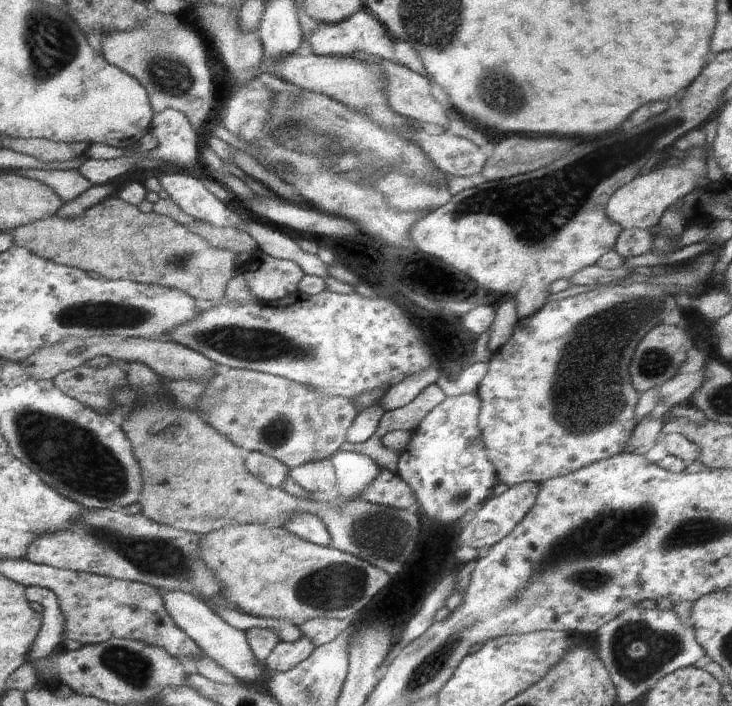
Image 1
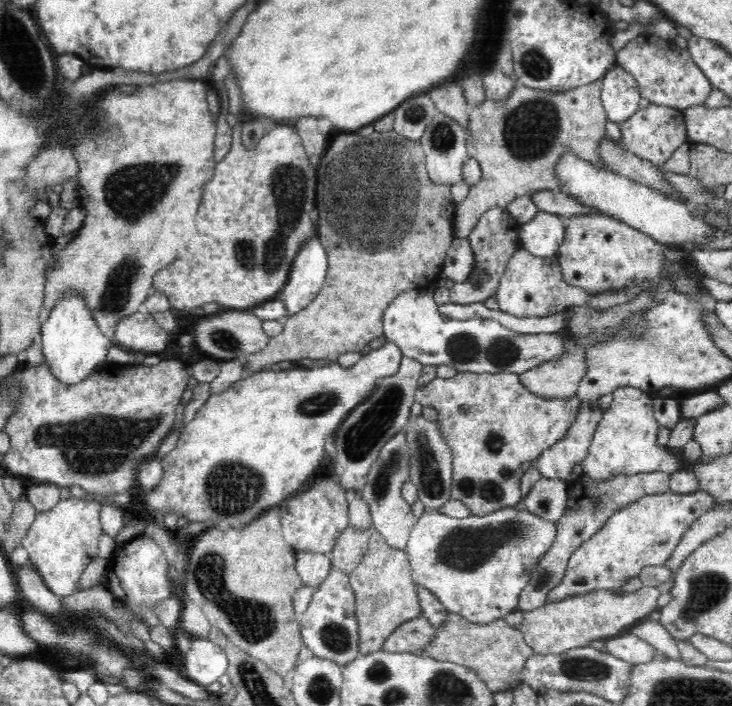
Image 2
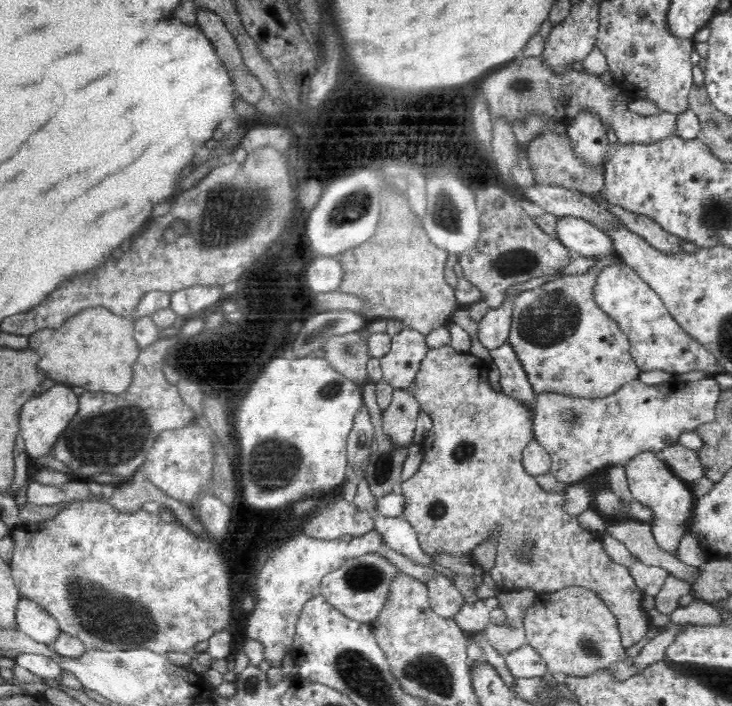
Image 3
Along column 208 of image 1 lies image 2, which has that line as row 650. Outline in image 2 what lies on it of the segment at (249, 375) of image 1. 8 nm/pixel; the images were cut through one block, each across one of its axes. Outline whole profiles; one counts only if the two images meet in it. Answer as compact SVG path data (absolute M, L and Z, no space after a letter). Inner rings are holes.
M423 614L402 623L386 640L382 650L386 652L412 652L423 654L436 634L435 627Z

